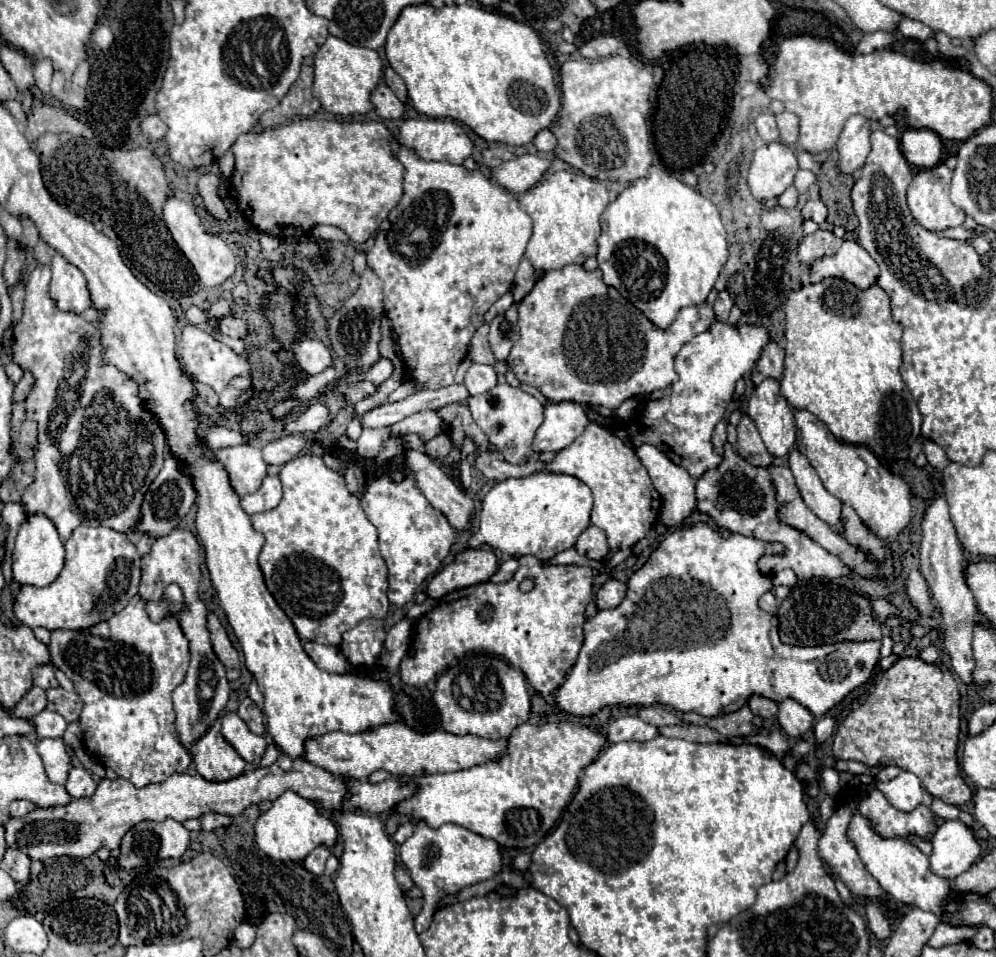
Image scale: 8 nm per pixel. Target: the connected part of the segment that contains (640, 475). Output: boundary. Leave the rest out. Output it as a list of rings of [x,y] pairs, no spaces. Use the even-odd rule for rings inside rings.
[[[590,422],[582,436],[578,436],[568,448],[558,450],[556,456],[546,464],[546,472],[564,472],[576,476],[578,480],[590,486],[594,494],[592,524],[606,532],[608,546],[612,552],[634,546],[656,522],[660,494],[652,486],[652,480],[634,450],[610,430]]]

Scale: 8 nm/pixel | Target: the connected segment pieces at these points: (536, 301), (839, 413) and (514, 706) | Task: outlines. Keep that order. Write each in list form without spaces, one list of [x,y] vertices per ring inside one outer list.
[[[578,264],[560,270],[548,270],[536,282],[532,292],[522,298],[522,302],[518,304],[518,312],[520,340],[512,346],[506,358],[506,364],[516,374],[516,378],[538,388],[550,402],[568,400],[588,406],[604,406],[610,410],[616,410],[628,398],[652,394],[654,390],[674,384],[678,380],[674,370],[674,356],[686,342],[690,342],[696,334],[706,332],[716,320],[712,306],[704,302],[692,308],[682,308],[674,324],[670,324],[666,330],[660,330],[644,314],[640,314],[638,308],[634,314],[634,304],[620,296],[616,288],[606,286],[602,282],[600,270],[588,272]]]
[[[824,278],[818,284],[808,284],[802,286],[800,290],[792,292],[788,302],[786,302],[786,368],[784,368],[784,376],[780,380],[780,394],[786,398],[786,402],[796,408],[796,410],[808,410],[812,412],[816,418],[820,418],[828,430],[832,434],[836,434],[838,440],[848,442],[848,444],[862,444],[868,446],[880,460],[886,462],[894,462],[894,460],[906,460],[910,454],[910,446],[916,442],[916,438],[920,436],[920,424],[922,424],[922,416],[918,412],[918,406],[910,394],[910,390],[906,388],[906,384],[900,378],[900,366],[902,366],[902,346],[900,346],[900,338],[902,338],[902,328],[900,324],[896,324],[890,316],[890,298],[888,294],[878,288],[876,284],[872,284],[872,288],[868,290],[860,290],[854,284],[840,280],[840,278]]]
[[[470,654],[454,662],[436,682],[434,702],[440,710],[442,728],[450,734],[508,738],[530,716],[530,692],[524,672],[492,654]]]

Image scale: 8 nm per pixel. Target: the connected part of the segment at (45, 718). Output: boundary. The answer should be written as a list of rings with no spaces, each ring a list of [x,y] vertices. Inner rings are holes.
[[[42,710],[40,714],[36,714],[32,718],[32,724],[36,728],[36,734],[40,740],[44,738],[62,738],[64,730],[66,730],[66,720],[58,714],[58,712],[50,712],[50,710]]]

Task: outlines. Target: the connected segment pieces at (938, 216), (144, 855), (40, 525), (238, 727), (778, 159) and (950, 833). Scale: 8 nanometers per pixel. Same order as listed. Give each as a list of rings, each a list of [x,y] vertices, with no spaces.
[[[940,162],[934,168],[918,172],[908,186],[908,208],[916,218],[916,222],[930,232],[942,232],[952,226],[962,226],[966,218],[966,214],[950,202],[950,196],[948,196],[950,180],[952,180],[952,170],[944,162]]]
[[[172,818],[166,822],[140,822],[122,838],[118,862],[122,868],[132,870],[162,858],[182,858],[188,844],[190,832]]]
[[[32,514],[22,524],[18,536],[16,536],[16,548],[12,552],[12,576],[18,584],[30,584],[44,588],[56,580],[60,574],[60,568],[64,566],[64,544],[58,536],[56,526],[52,520],[44,514]]]
[[[236,712],[222,714],[222,736],[248,764],[258,764],[268,746],[268,740],[252,734]]]
[[[784,142],[764,144],[754,152],[748,186],[752,196],[760,202],[778,198],[788,186],[792,186],[798,172],[798,162],[790,146]]]
[[[946,820],[934,834],[932,846],[932,872],[946,878],[960,876],[980,856],[980,844],[976,842],[974,832],[962,820]]]

